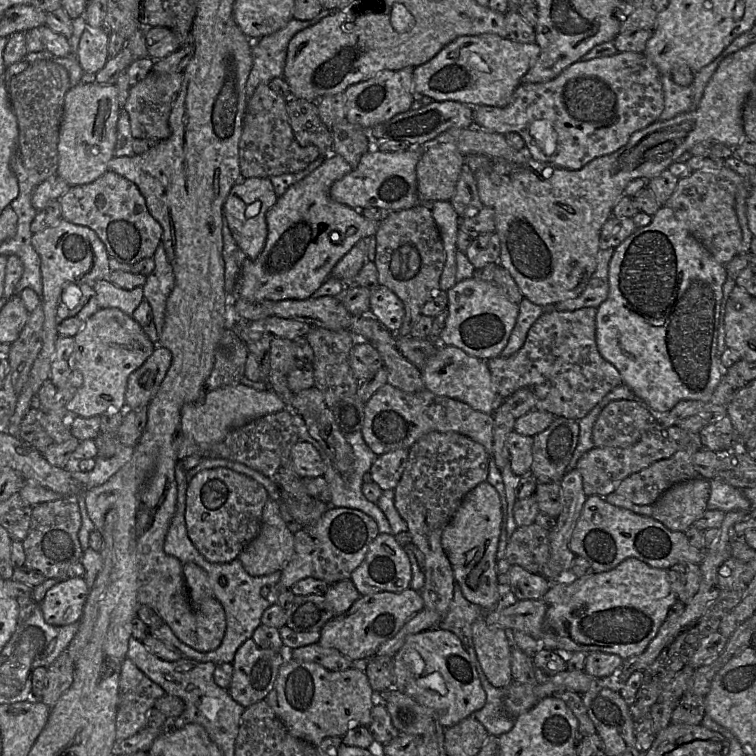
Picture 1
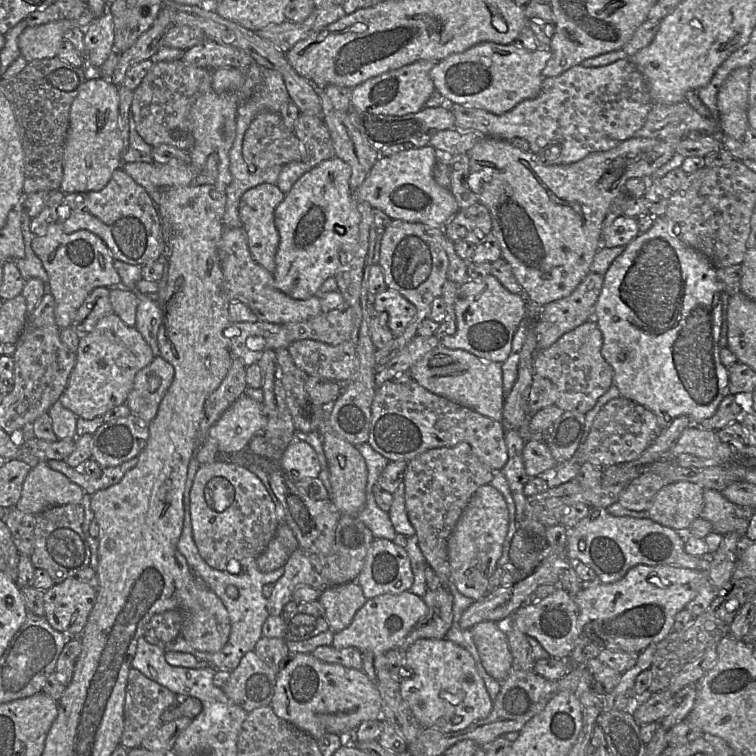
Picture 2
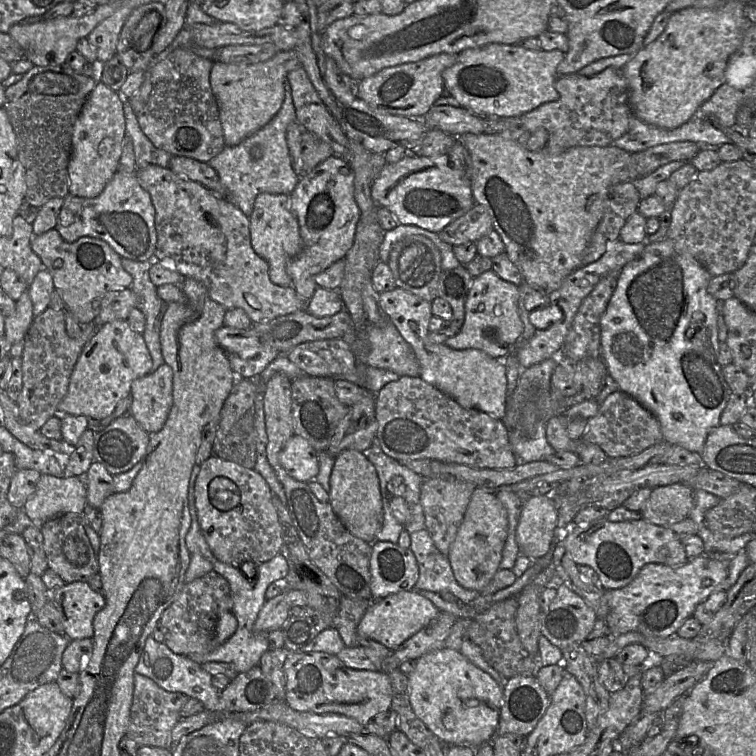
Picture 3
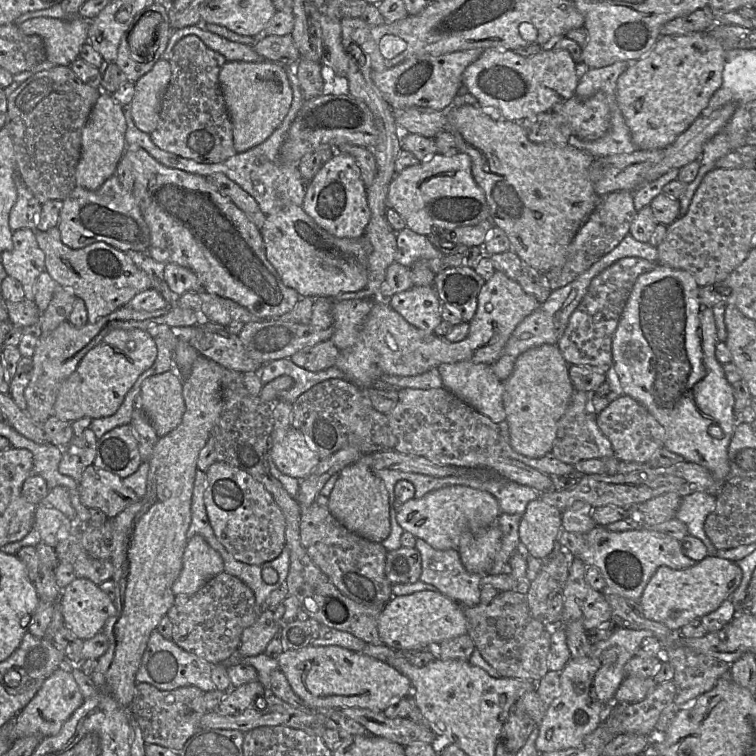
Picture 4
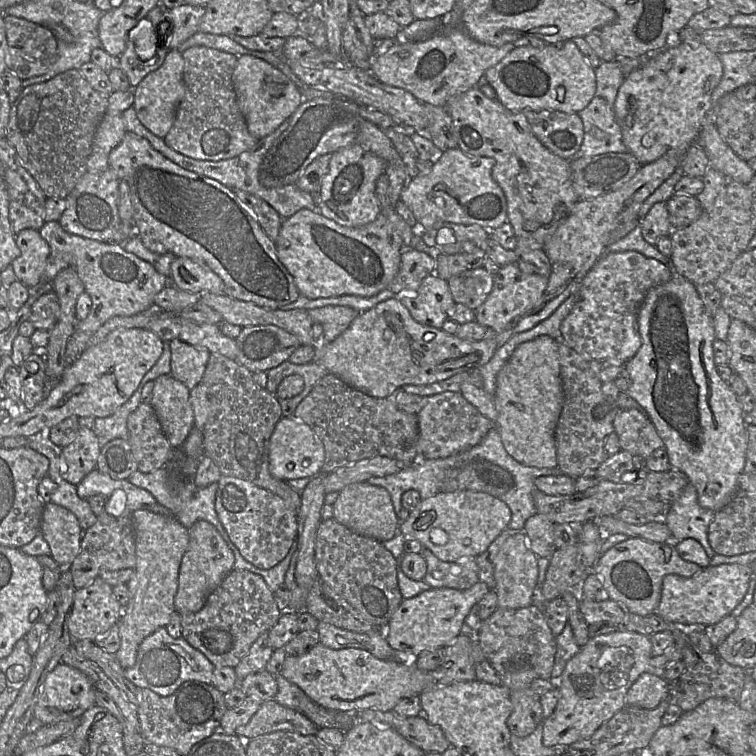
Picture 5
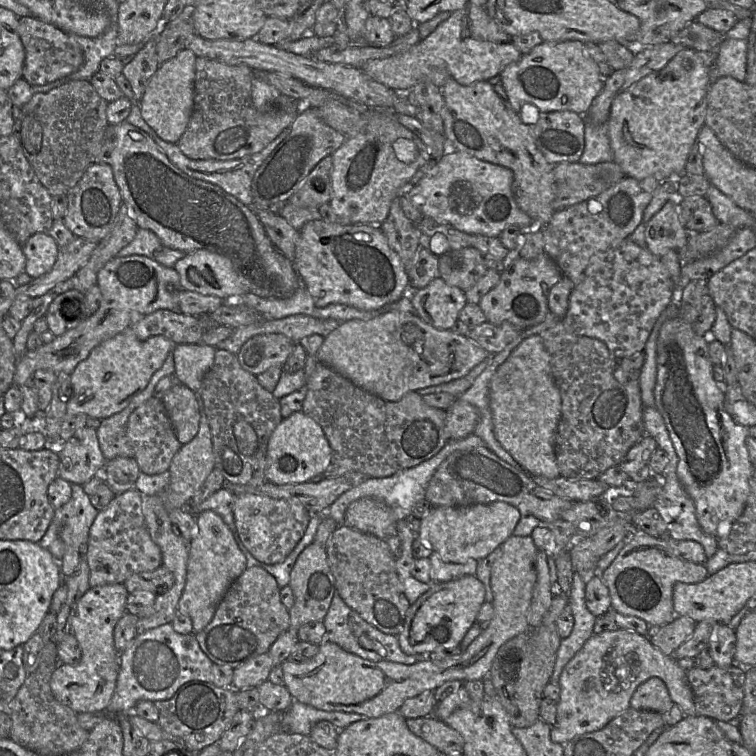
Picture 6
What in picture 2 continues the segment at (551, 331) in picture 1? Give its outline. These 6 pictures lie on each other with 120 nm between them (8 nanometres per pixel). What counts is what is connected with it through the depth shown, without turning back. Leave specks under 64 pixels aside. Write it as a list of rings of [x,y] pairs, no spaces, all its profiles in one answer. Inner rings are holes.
[[[594,319],[561,336],[547,349],[537,351],[534,374],[549,379],[558,391],[555,406],[564,412],[586,414],[613,384],[613,369],[601,355],[602,334]]]

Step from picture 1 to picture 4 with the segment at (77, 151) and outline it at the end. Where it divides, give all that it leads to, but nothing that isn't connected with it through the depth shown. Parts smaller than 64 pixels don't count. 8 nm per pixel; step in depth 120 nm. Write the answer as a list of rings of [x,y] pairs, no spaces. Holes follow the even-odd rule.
[[[102,91],[82,130],[81,157],[75,170],[75,183],[90,191],[98,189],[116,170],[126,150],[126,120],[123,108],[111,94]]]

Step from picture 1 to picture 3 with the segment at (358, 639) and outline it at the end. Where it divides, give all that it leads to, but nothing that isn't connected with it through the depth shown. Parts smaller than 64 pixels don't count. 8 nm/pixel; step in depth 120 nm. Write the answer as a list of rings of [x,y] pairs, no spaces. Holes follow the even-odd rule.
[[[401,591],[372,601],[357,625],[357,633],[372,638],[389,649],[395,649],[427,626],[439,612],[429,599],[416,591]]]

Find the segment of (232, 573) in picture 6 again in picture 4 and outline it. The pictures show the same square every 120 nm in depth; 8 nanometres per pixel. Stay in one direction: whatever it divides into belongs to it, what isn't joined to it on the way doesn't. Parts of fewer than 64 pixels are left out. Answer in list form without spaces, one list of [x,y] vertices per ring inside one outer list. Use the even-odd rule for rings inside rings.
[[[195,535],[187,542],[182,570],[173,584],[173,593],[175,596],[195,594],[221,572],[224,572],[224,562],[220,554],[201,535]]]

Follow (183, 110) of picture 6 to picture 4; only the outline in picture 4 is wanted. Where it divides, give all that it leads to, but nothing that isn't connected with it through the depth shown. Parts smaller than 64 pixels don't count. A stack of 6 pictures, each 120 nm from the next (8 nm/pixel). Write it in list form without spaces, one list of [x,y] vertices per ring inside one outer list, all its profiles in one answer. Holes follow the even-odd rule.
[[[159,59],[153,68],[135,82],[134,97],[129,103],[135,125],[150,134],[159,123],[163,93],[169,84],[171,66],[169,60]]]

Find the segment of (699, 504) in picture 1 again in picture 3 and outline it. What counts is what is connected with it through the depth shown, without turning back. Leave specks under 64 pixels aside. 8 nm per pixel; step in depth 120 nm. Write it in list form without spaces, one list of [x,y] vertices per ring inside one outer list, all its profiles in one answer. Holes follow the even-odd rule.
[[[687,484],[656,487],[641,509],[642,517],[652,524],[670,528],[689,517],[694,506],[693,495],[694,489]]]

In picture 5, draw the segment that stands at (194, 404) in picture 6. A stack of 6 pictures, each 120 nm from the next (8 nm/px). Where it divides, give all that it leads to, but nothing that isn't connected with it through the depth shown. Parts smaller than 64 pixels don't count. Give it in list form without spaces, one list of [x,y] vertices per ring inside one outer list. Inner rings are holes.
[[[171,374],[154,380],[150,404],[173,448],[181,447],[194,428],[194,412],[189,397],[190,389]]]

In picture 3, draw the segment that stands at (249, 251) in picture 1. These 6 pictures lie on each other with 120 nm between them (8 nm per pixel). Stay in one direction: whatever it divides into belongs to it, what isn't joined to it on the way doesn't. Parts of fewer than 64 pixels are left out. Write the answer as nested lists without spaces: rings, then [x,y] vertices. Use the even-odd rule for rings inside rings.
[[[259,194],[254,202],[253,212],[249,217],[251,245],[255,253],[269,266],[269,278],[272,283],[291,287],[292,280],[287,274],[286,265],[303,248],[296,216],[289,206],[289,195]]]

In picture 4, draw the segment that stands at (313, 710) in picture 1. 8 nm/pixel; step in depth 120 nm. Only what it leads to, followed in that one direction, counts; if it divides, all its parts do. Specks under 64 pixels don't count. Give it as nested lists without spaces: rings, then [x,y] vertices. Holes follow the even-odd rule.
[[[308,646],[300,650],[285,650],[276,660],[295,694],[306,706],[314,709],[363,708],[383,712],[389,705],[411,696],[413,692],[411,681],[387,663],[339,646]]]

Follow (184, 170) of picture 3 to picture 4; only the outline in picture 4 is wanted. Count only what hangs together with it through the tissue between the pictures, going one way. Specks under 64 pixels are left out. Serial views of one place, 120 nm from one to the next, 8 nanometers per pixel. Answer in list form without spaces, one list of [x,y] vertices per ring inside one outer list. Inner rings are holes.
[[[216,173],[205,177],[223,196],[229,198],[260,229],[266,219],[255,199],[224,174]]]

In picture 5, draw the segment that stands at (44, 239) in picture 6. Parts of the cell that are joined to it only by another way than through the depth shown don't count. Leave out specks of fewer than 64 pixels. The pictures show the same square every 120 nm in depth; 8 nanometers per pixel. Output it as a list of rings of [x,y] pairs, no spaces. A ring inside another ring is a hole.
[[[24,229],[15,236],[20,255],[11,263],[11,267],[21,283],[35,288],[41,283],[50,247],[38,230]]]

